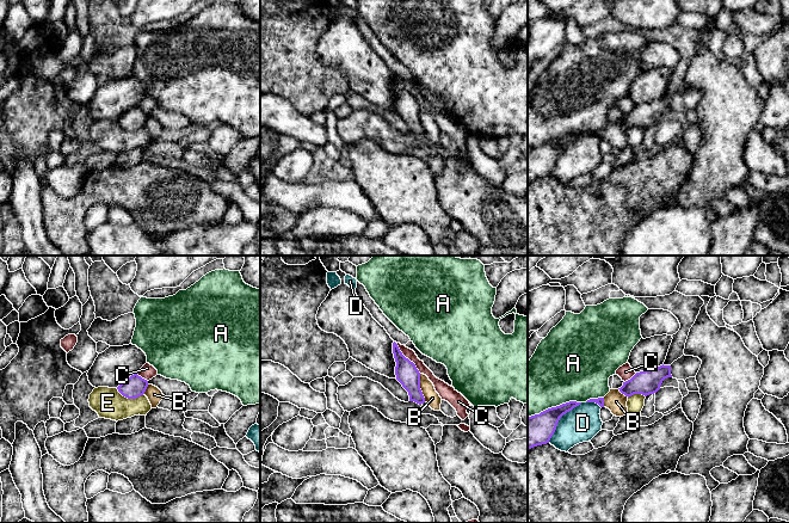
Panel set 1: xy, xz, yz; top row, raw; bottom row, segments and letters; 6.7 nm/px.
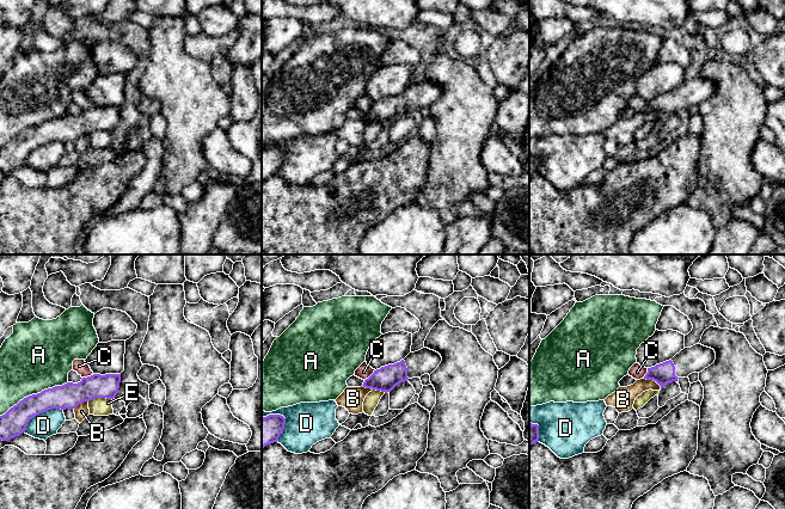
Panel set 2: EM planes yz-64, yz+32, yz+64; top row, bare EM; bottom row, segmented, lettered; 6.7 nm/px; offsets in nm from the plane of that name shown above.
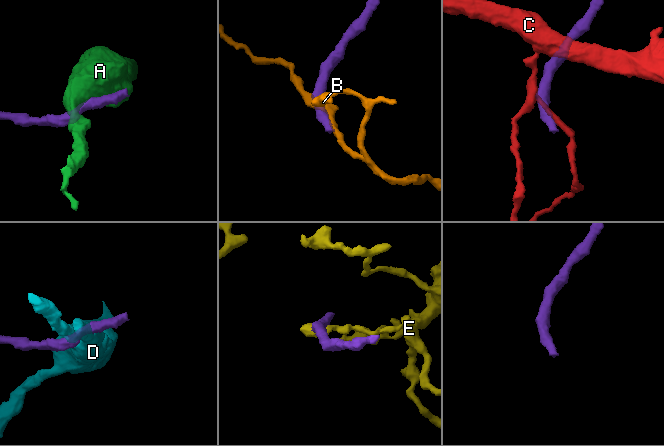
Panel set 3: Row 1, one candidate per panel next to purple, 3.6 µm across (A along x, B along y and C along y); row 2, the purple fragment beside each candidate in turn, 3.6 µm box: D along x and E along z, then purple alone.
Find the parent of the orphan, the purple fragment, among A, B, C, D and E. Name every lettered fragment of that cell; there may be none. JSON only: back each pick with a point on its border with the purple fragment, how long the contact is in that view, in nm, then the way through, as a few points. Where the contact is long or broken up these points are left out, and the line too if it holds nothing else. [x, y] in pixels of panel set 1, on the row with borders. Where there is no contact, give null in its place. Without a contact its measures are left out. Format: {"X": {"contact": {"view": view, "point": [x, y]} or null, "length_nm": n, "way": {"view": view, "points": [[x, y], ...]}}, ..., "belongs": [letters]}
{"belongs": []}

